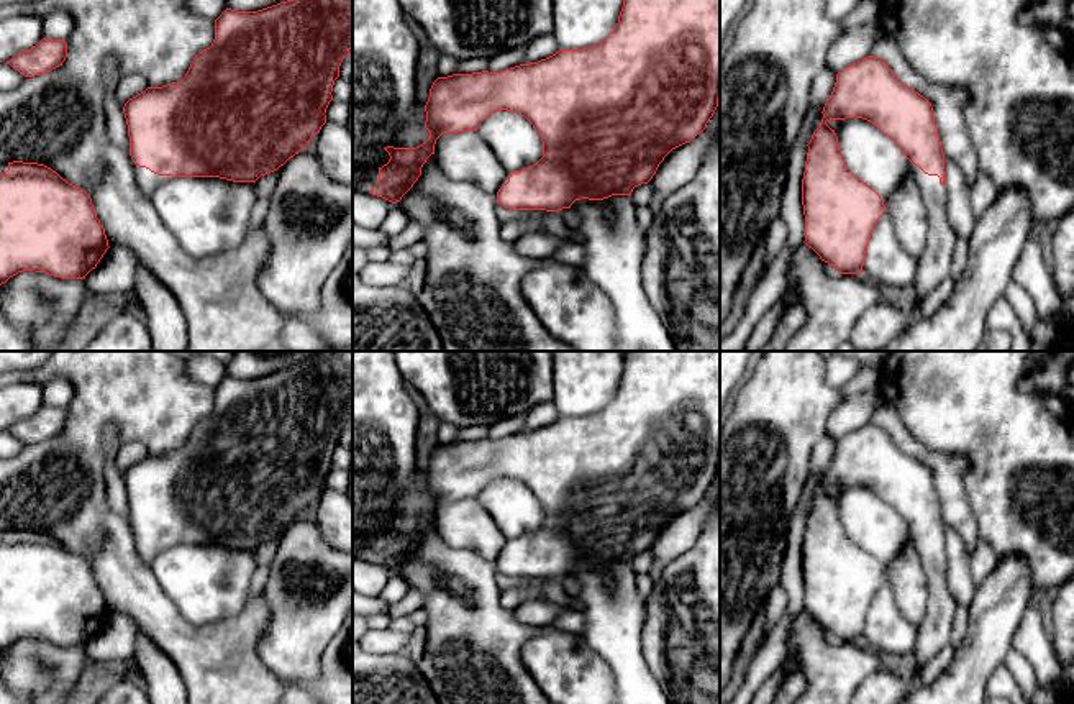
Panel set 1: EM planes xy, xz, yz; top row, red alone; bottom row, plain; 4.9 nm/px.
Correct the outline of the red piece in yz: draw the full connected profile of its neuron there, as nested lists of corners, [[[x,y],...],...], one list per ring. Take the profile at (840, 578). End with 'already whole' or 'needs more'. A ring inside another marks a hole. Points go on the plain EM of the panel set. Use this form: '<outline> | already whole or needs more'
[[[867,423],[836,441],[833,459],[821,481],[821,491],[807,512],[808,520],[802,546],[802,573],[805,583],[803,610],[838,640],[862,640],[871,602],[879,586],[884,583],[885,573],[874,556],[848,537],[840,519],[838,504],[826,491],[830,487],[846,486],[862,486],[871,489],[889,504],[908,527],[908,535],[913,540],[926,576],[926,617],[918,630],[915,651],[908,660],[908,678],[915,679],[920,668],[949,643],[948,640],[958,607],[948,589],[944,520],[933,484],[933,474],[923,463],[907,455],[892,440],[887,430],[876,423]]] | needs more

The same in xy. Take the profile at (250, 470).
[[[318,351],[294,368],[257,379],[226,376],[215,387],[212,414],[193,425],[184,446],[148,455],[123,474],[138,556],[151,568],[154,556],[172,545],[256,550],[261,543],[277,538],[307,517],[312,504],[326,491],[333,453],[351,415],[353,351]]] | needs more

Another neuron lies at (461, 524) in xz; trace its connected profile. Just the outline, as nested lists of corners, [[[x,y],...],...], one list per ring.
[[[477,499],[443,501],[435,512],[435,527],[443,542],[466,548],[495,563],[507,543],[505,535]]]

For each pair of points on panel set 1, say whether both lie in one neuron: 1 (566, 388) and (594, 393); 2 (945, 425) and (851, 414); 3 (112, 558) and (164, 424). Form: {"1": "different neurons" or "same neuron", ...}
{"1": "same neuron", "2": "different neurons", "3": "different neurons"}

